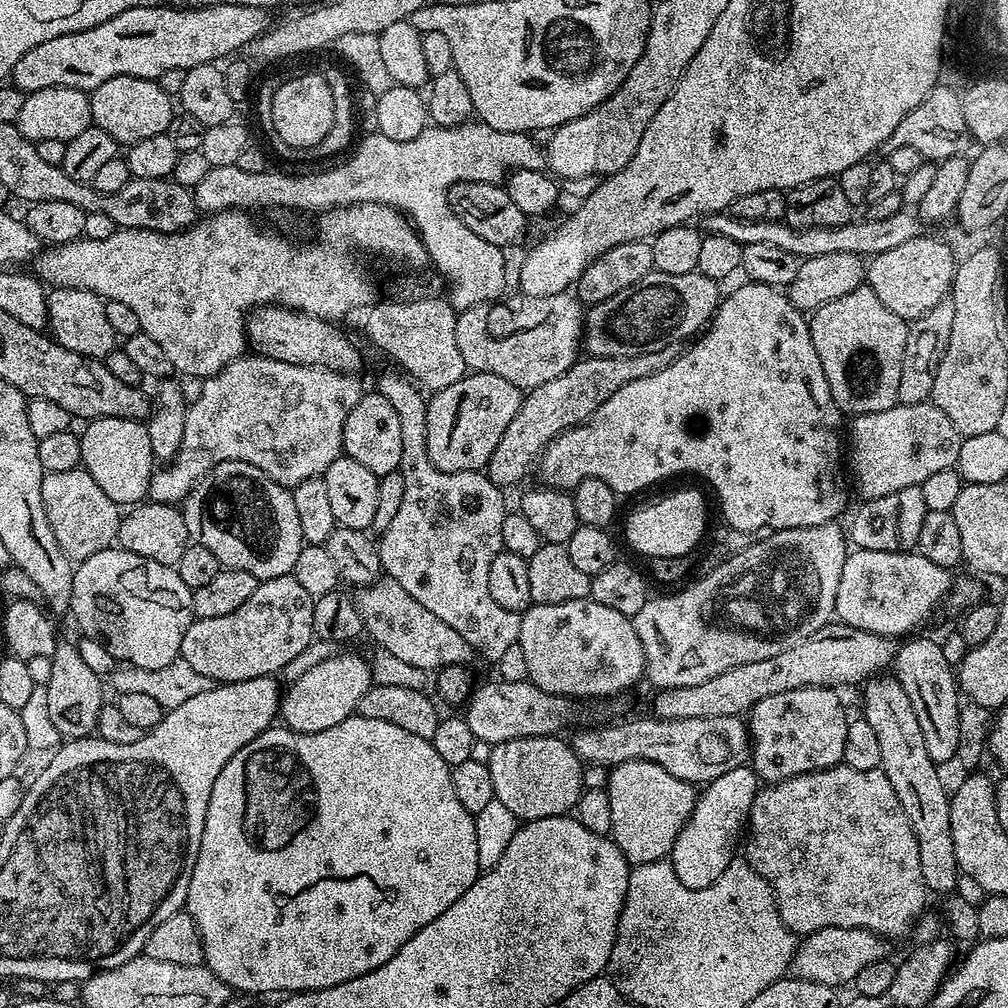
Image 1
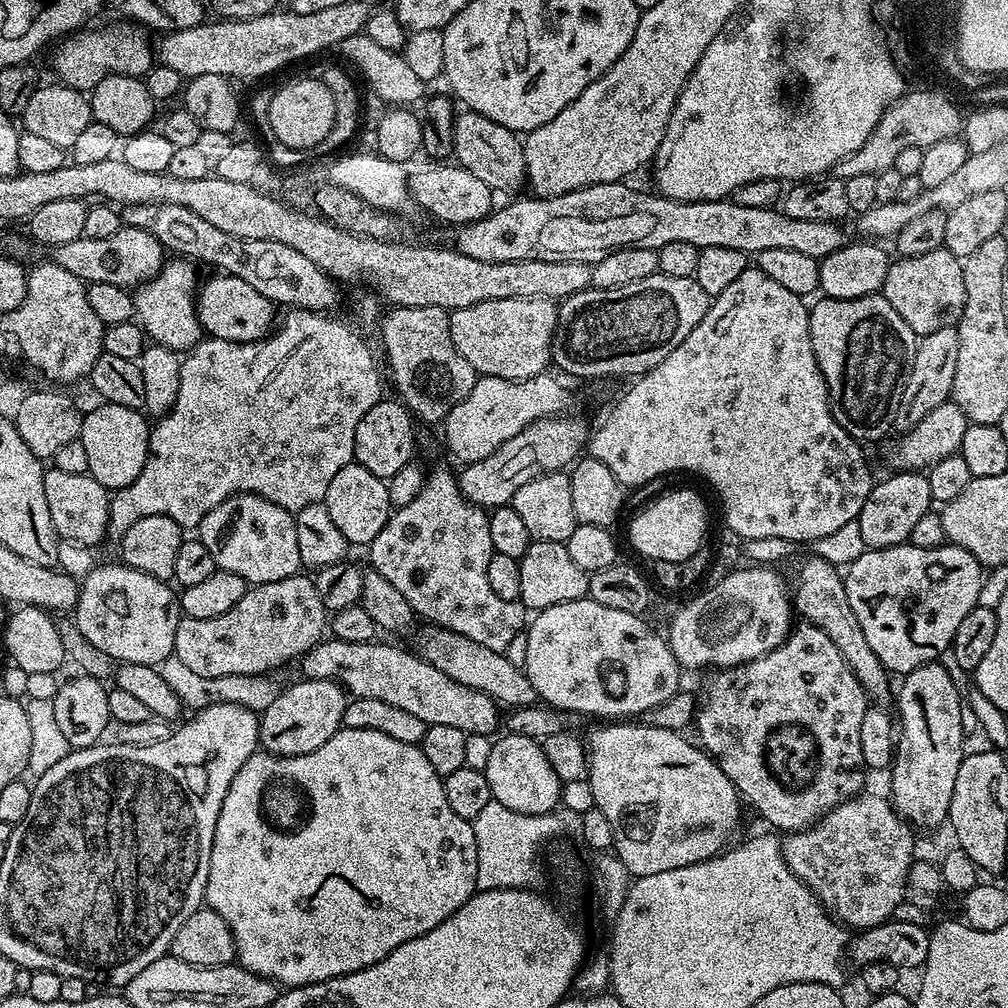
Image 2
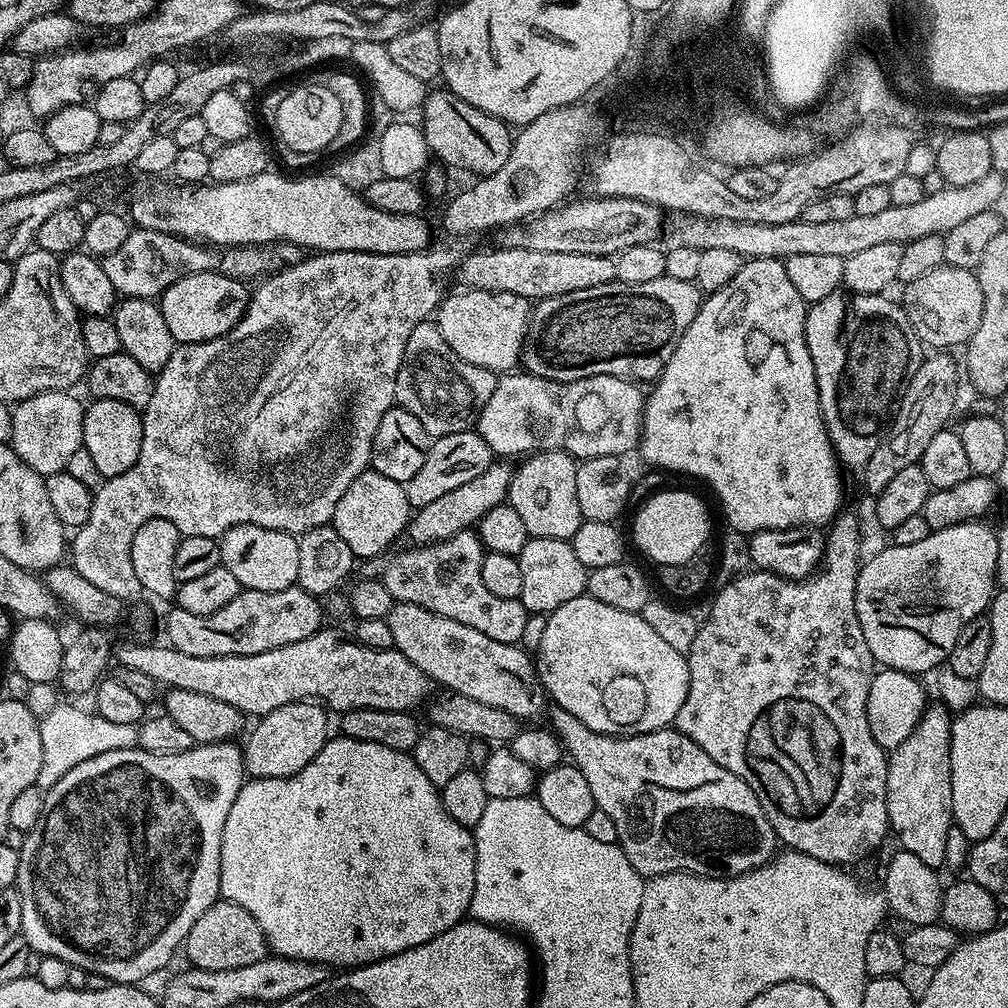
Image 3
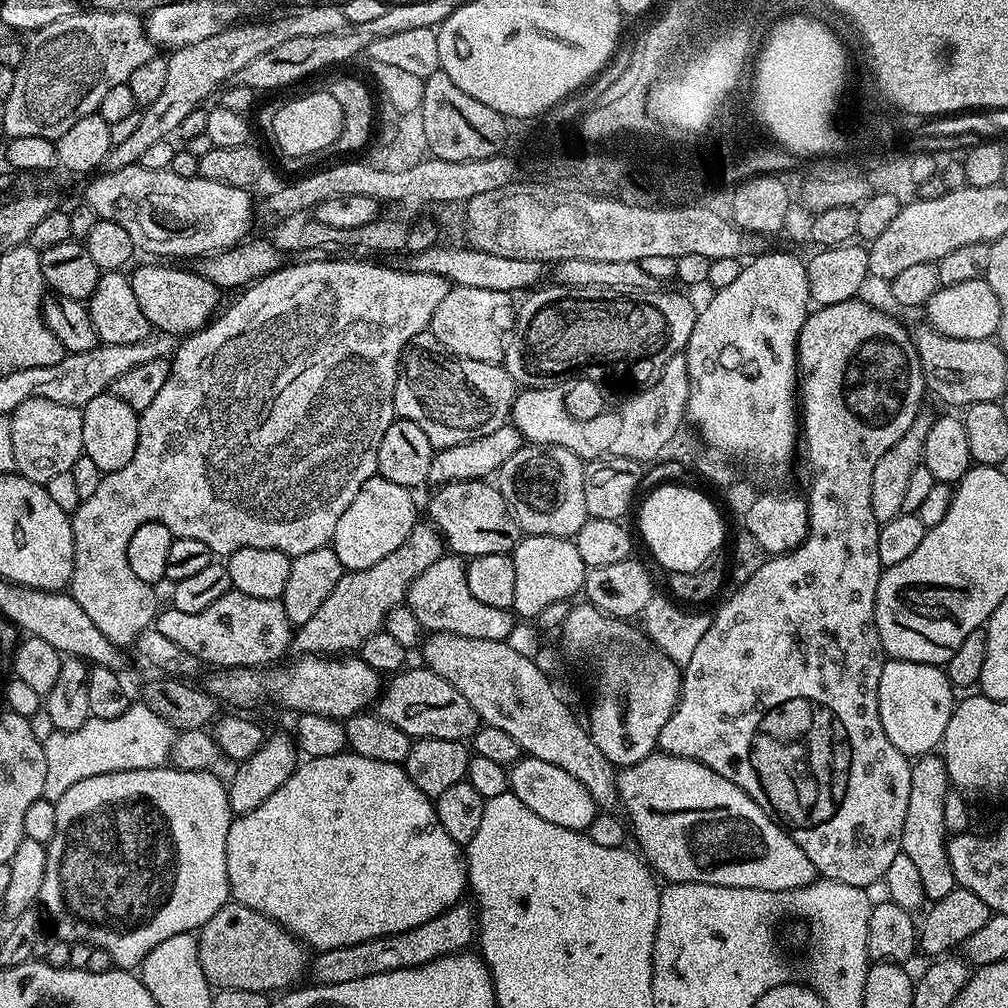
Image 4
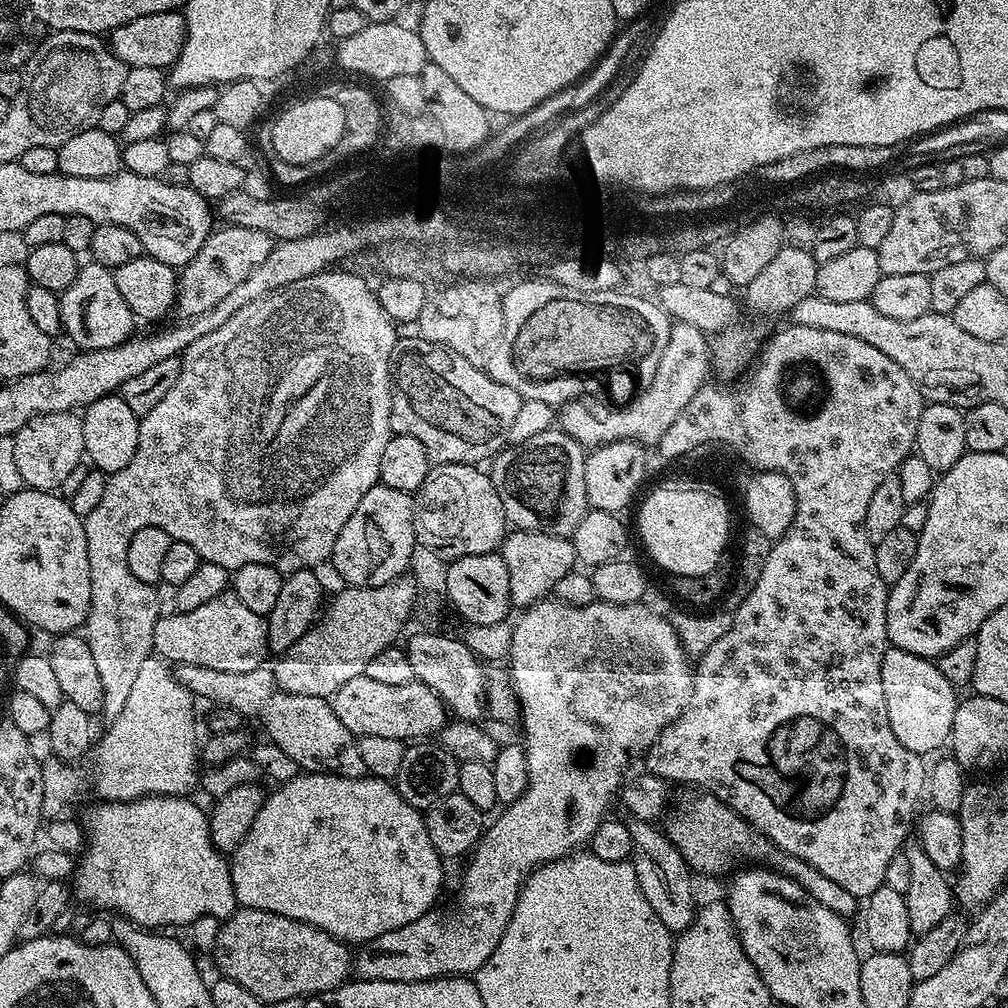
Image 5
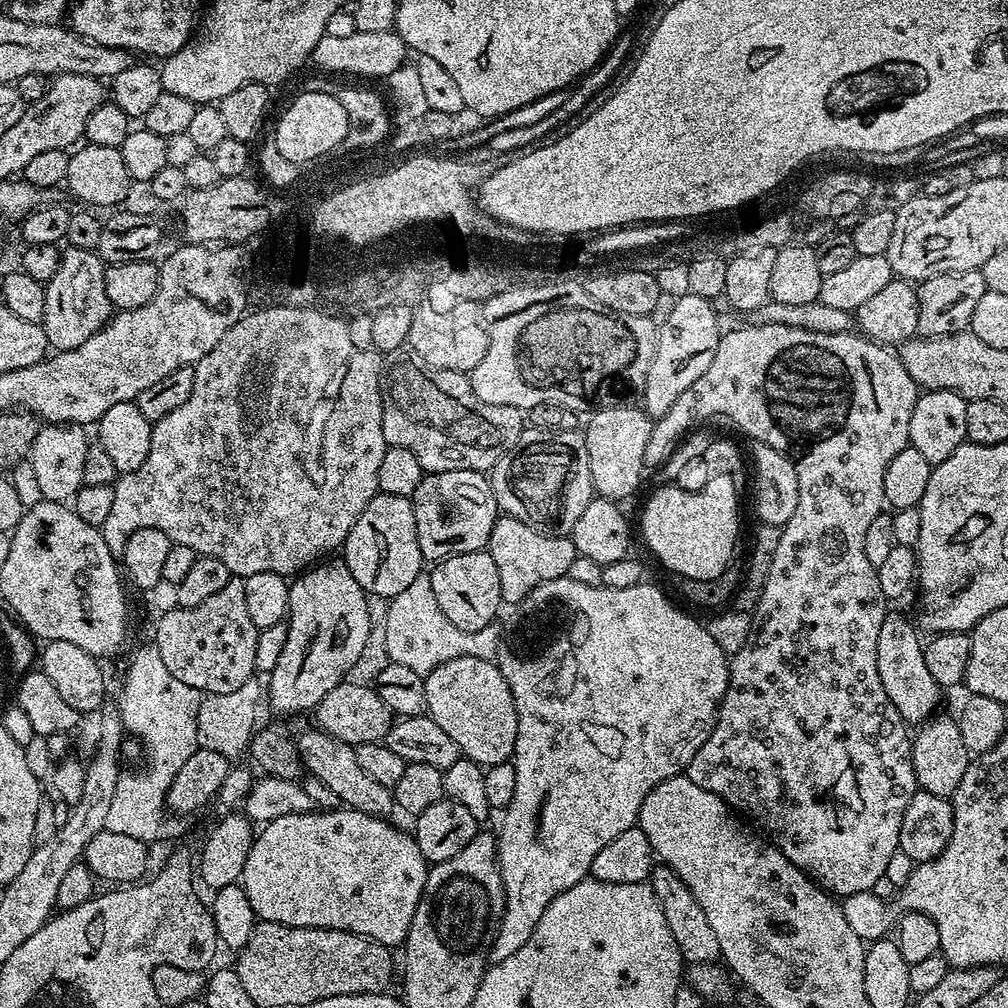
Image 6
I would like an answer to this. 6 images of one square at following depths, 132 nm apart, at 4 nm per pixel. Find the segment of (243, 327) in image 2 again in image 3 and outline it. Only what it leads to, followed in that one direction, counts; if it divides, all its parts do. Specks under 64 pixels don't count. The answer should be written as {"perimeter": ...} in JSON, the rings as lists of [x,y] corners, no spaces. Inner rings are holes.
{"perimeter":[[[203,272],[178,278],[165,292],[160,293],[158,303],[166,327],[177,345],[197,344],[226,334],[244,317],[250,299],[250,288],[245,281],[235,280],[221,272]]]}

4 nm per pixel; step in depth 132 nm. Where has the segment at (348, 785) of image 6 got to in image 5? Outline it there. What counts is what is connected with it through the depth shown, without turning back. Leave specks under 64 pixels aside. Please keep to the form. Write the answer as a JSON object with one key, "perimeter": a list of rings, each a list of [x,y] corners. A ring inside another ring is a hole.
{"perimeter":[[[189,664],[175,665],[176,680],[193,697],[209,700],[212,706],[229,708],[249,721],[257,720],[264,727],[264,732],[271,743],[277,744],[297,763],[304,772],[329,772],[335,776],[365,775],[362,754],[358,754],[359,739],[346,726],[342,726],[338,714],[334,714],[331,703],[322,696],[307,696],[306,694],[290,694],[284,692],[276,682],[276,673],[271,667],[261,666],[254,670],[246,670],[242,674],[229,674],[226,670],[209,670],[206,666],[190,666]]]}

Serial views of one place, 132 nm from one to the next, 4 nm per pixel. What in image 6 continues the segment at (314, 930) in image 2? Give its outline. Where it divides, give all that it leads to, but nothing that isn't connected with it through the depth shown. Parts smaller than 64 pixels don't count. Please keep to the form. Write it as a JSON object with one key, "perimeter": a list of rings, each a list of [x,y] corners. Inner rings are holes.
{"perimeter":[[[347,806],[334,808],[331,811],[313,810],[302,814],[286,814],[282,818],[274,818],[270,823],[263,825],[255,833],[250,850],[250,858],[246,858],[246,866],[242,877],[242,887],[246,898],[250,898],[250,906],[254,914],[260,920],[278,922],[295,928],[333,928],[334,930],[346,930],[368,940],[376,940],[379,944],[389,946],[403,945],[404,939],[408,936],[410,922],[414,918],[414,910],[418,910],[418,902],[424,893],[426,878],[430,865],[424,859],[422,850],[418,850],[415,835],[403,832],[395,828],[382,816],[371,816],[362,810],[354,810]]]}

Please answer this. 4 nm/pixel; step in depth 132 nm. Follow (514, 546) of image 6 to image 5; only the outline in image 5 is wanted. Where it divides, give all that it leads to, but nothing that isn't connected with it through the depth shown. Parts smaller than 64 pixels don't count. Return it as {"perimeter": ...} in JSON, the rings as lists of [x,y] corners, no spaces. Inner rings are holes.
{"perimeter":[[[509,531],[498,549],[510,574],[510,598],[517,609],[531,608],[555,590],[555,586],[568,572],[577,567],[576,551],[566,536],[551,536],[541,532]]]}

